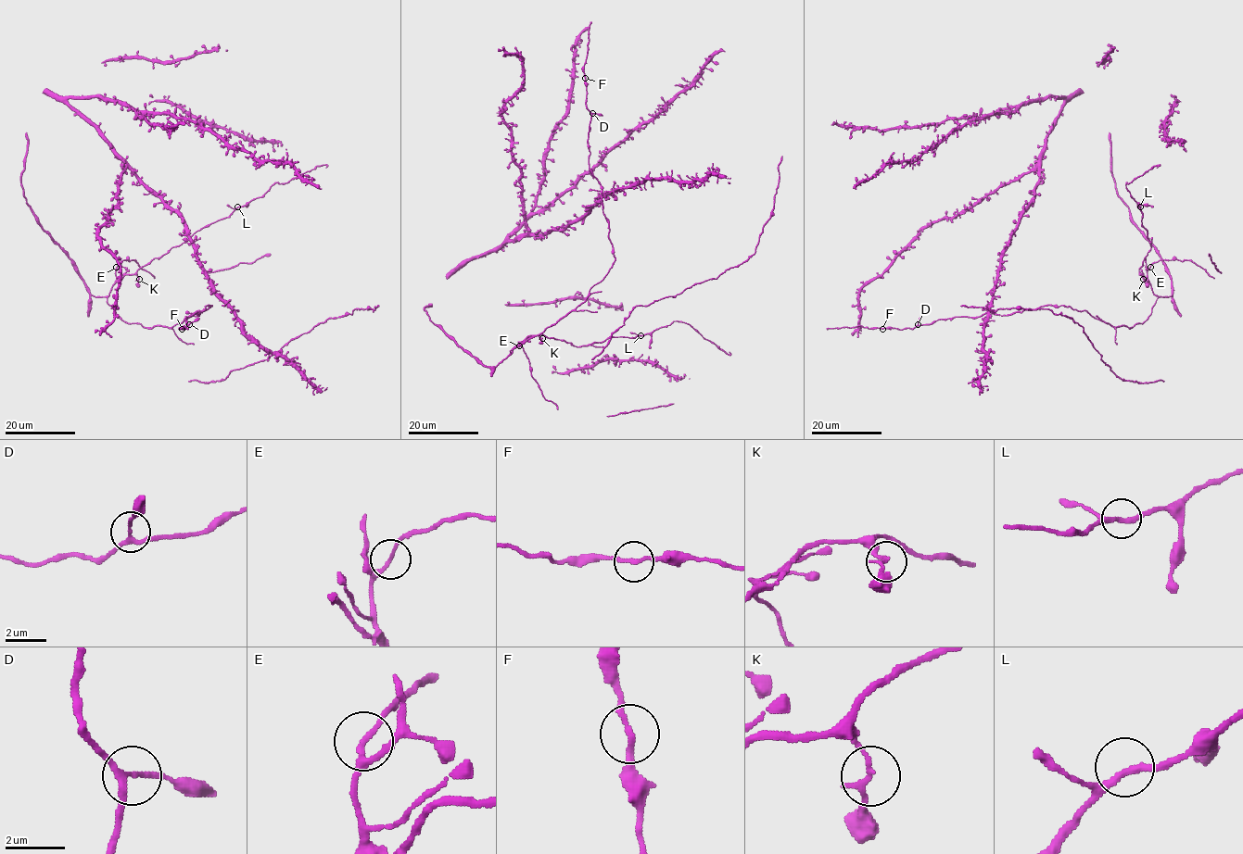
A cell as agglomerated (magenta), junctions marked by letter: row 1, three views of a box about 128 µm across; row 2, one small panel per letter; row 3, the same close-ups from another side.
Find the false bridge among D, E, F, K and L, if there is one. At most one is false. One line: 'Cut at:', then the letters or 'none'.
Cut at: none

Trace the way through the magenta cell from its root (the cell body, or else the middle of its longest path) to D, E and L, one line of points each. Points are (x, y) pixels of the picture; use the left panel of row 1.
D: (205, 309), (199, 315), (196, 312), (185, 317), (185, 323), (189, 324)
E: (205, 309), (206, 306), (211, 306), (171, 327), (126, 323), (107, 303), (116, 268)
L: (205, 309), (171, 327), (144, 327), (123, 321), (107, 297), (126, 274), (133, 274), (237, 207)

